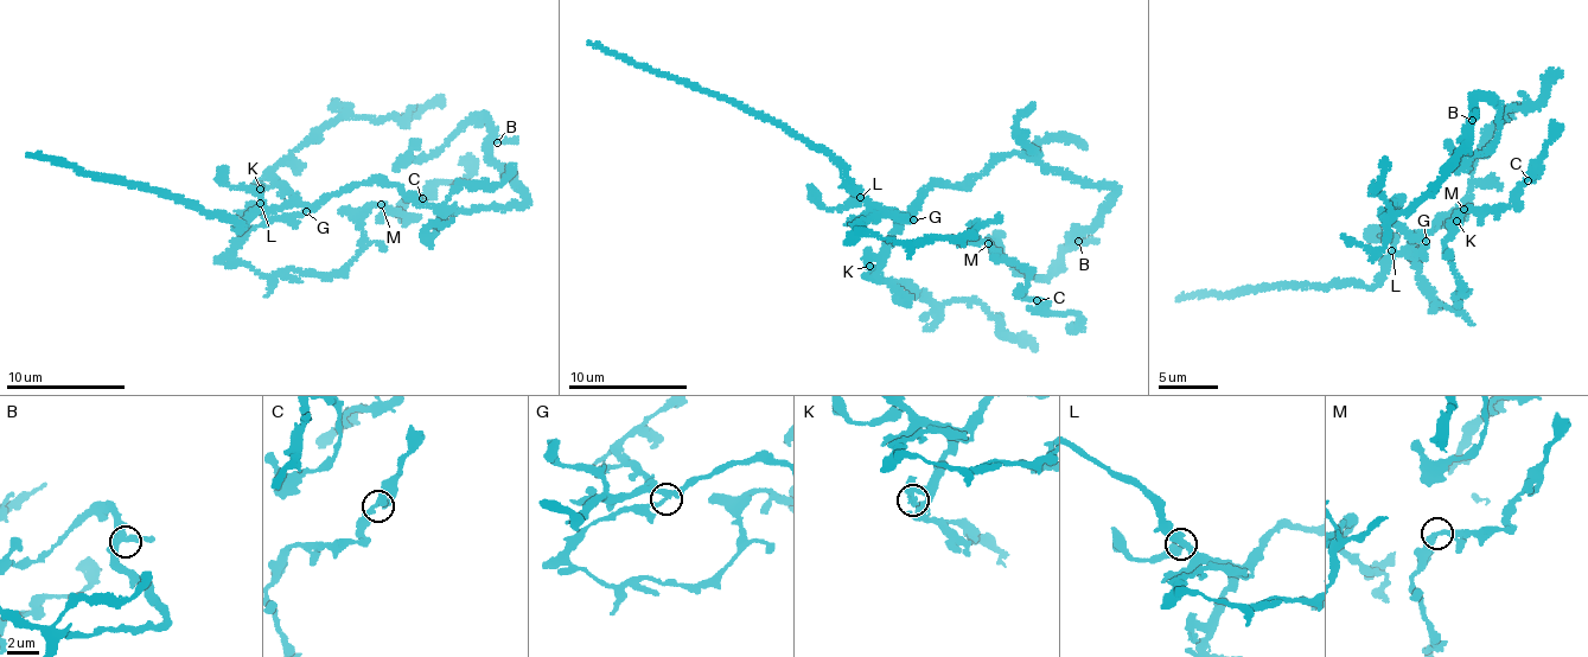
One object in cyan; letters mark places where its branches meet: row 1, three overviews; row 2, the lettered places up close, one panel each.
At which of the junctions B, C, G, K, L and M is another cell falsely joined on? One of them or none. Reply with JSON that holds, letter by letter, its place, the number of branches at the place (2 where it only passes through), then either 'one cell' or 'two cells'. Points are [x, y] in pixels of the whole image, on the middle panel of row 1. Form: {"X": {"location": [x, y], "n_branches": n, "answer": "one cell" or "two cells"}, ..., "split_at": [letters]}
{"B": {"location": [1078, 241], "n_branches": 3, "answer": "one cell"}, "C": {"location": [1037, 300], "n_branches": 2, "answer": "one cell"}, "G": {"location": [913, 219], "n_branches": 3, "answer": "two cells"}, "K": {"location": [869, 266], "n_branches": 2, "answer": "one cell"}, "L": {"location": [860, 197], "n_branches": 3, "answer": "one cell"}, "M": {"location": [988, 243], "n_branches": 2, "answer": "one cell"}, "split_at": ["G"]}

